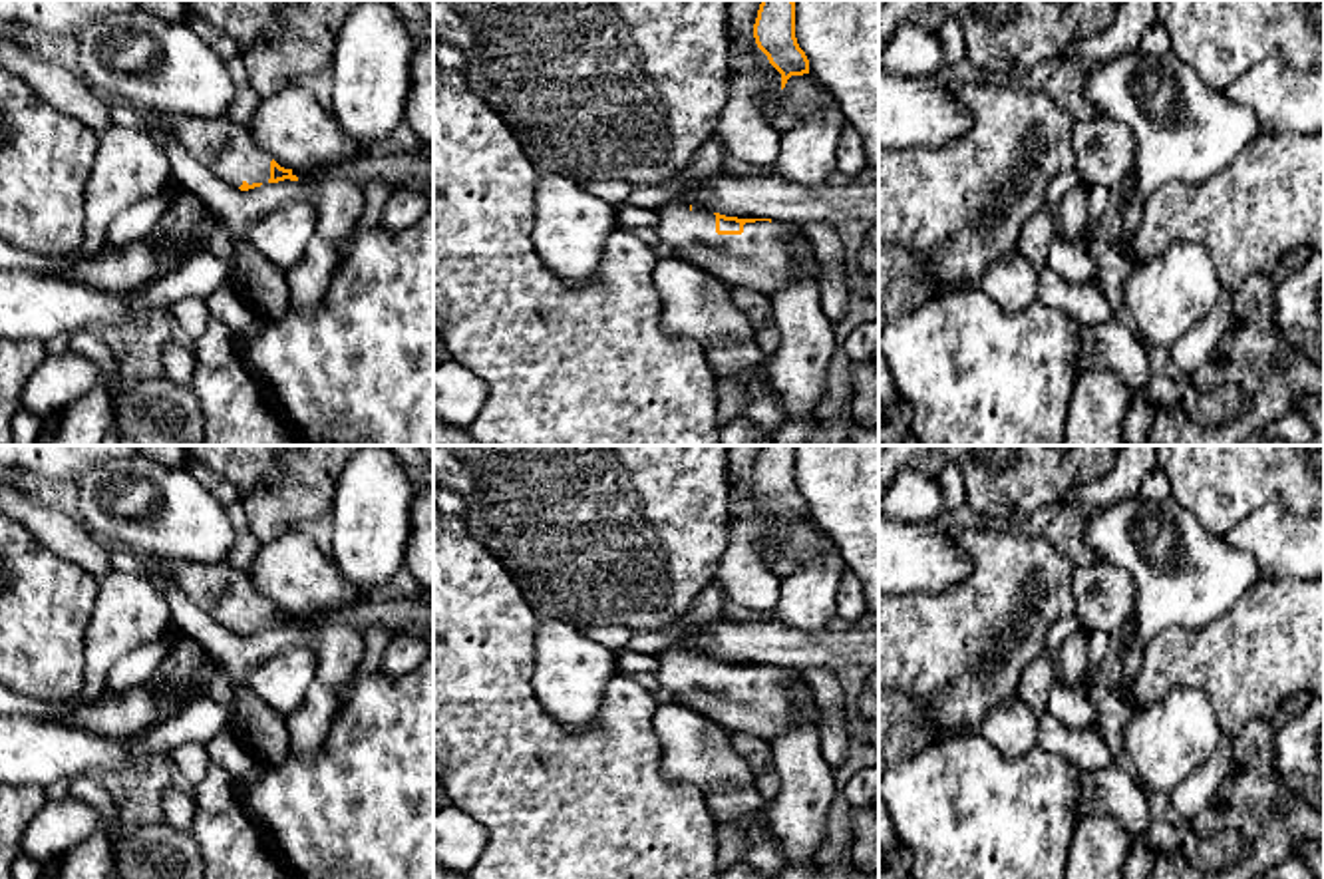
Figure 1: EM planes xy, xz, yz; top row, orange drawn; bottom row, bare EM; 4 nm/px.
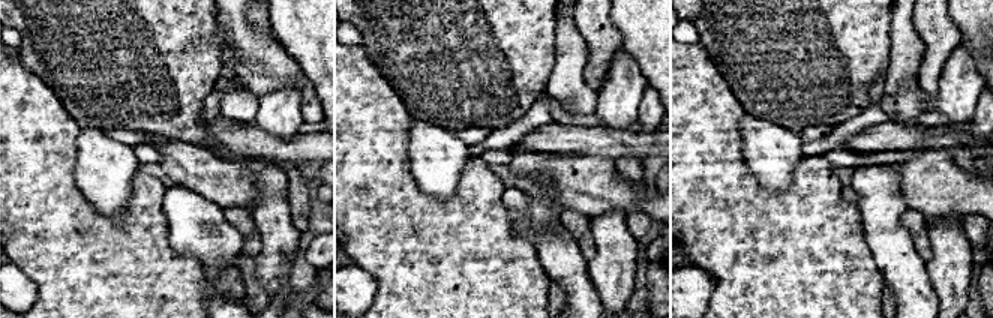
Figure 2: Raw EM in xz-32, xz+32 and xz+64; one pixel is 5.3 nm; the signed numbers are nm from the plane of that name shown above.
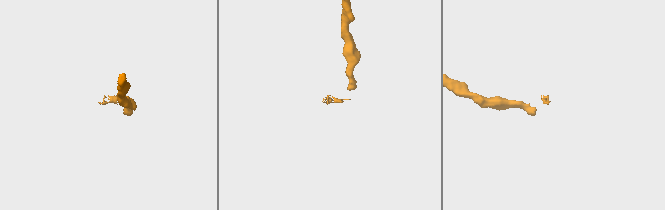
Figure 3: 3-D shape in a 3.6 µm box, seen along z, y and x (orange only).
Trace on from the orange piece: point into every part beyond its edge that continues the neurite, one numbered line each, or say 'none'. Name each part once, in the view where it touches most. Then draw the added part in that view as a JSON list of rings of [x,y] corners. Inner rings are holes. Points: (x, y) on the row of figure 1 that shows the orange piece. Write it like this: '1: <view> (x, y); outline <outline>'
1: xz (760, 257); outline [[[682,197],[654,209],[660,241],[680,257],[700,266],[728,288],[749,286],[767,296],[785,288],[793,278],[821,280],[821,264],[813,257],[797,261],[791,239],[801,225],[783,221],[745,223],[742,235],[718,235],[716,215],[690,207]]]

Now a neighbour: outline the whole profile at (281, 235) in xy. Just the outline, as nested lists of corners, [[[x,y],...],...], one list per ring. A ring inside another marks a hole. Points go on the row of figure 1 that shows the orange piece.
[[[288,201],[264,213],[248,231],[248,245],[280,270],[290,268],[316,235],[316,207],[306,201]]]

